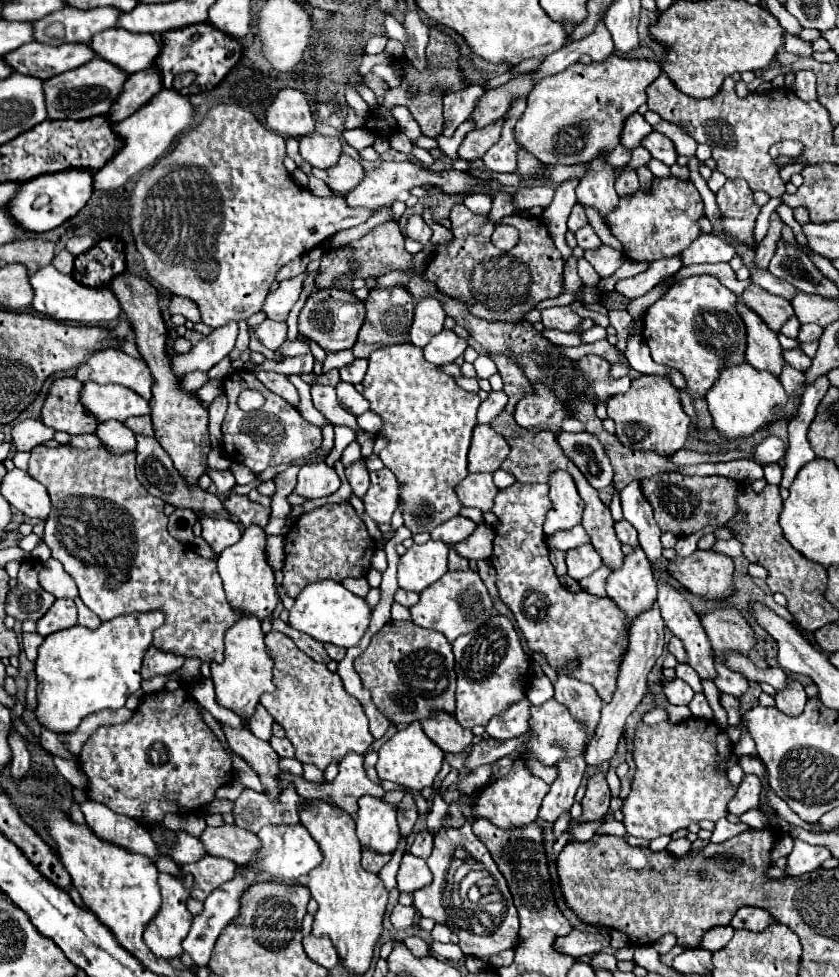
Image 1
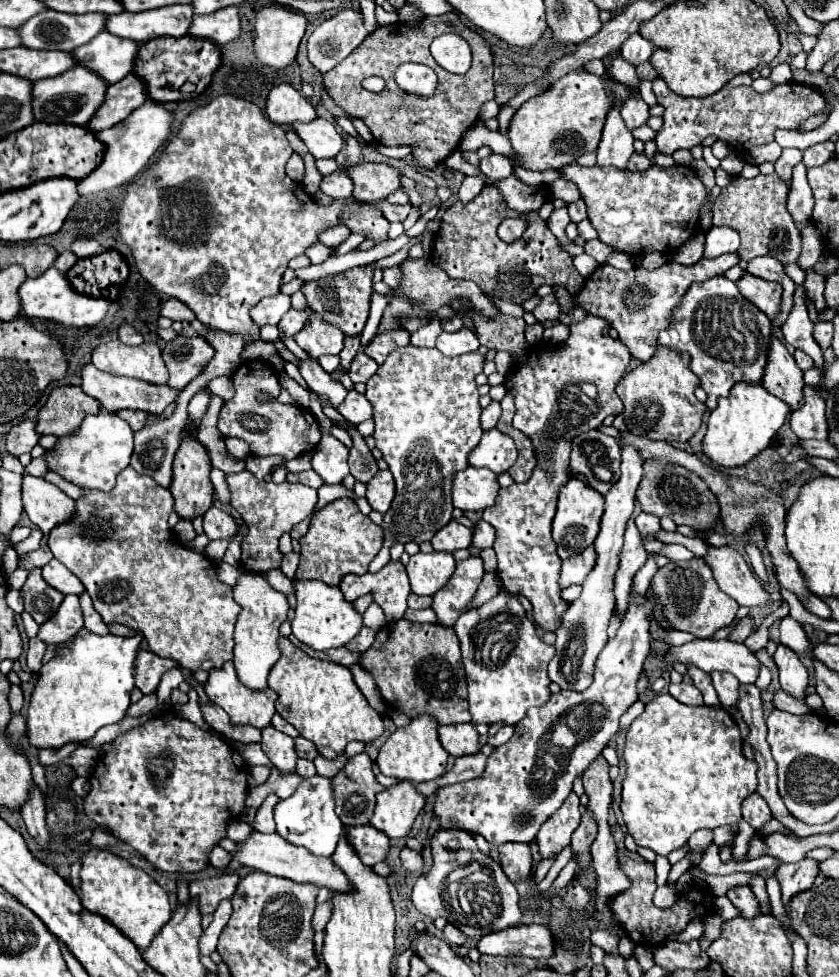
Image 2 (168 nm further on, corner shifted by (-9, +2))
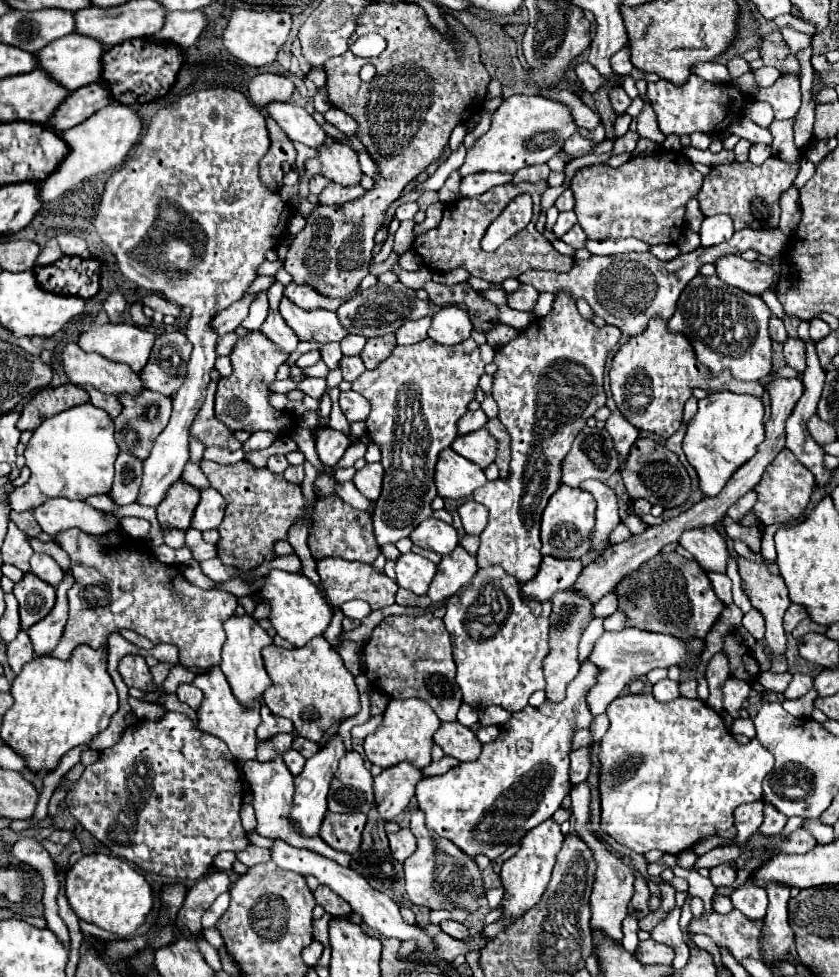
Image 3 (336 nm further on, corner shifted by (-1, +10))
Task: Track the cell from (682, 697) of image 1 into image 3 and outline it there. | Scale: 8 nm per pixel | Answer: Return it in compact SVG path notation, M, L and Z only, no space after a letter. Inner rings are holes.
M662 679L652 687L652 695L658 701L672 701L672 699L680 697L680 683L670 681L670 679Z

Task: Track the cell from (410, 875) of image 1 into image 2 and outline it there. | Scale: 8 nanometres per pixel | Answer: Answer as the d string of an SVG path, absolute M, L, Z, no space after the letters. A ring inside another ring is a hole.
M404 847L402 851L400 851L400 859L402 859L402 865L404 865L404 869L408 869L408 871L422 871L422 855L418 853L418 851L412 851L412 849L408 849L408 847Z

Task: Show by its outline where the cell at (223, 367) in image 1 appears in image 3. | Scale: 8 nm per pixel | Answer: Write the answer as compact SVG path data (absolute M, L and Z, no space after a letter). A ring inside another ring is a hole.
M82 385L82 389L86 389L90 393L90 403L104 409L104 411L108 411L108 415L112 419L118 417L118 413L122 411L122 403L114 395L104 395L104 393L100 393L98 389L94 389L90 385Z

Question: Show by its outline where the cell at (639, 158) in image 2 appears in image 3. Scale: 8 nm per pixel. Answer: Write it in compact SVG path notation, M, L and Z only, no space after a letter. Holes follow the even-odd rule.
M628 131L626 135L618 137L616 143L614 143L614 155L620 155L620 153L632 153L634 147L636 147L636 141L638 141L638 133L632 133Z

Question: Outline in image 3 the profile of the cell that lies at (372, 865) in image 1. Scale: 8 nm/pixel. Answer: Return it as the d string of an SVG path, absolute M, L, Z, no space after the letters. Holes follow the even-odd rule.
M326 813L320 837L336 851L344 853L356 853L358 845L362 841L362 829L366 827L366 815L364 813Z

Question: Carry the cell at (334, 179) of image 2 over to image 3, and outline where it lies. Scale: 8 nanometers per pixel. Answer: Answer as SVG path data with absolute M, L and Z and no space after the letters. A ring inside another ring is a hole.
M312 175L312 177L310 177L310 193L320 195L320 193L322 193L322 189L326 189L330 183L332 183L332 181L330 181L328 177L322 177L322 175Z

